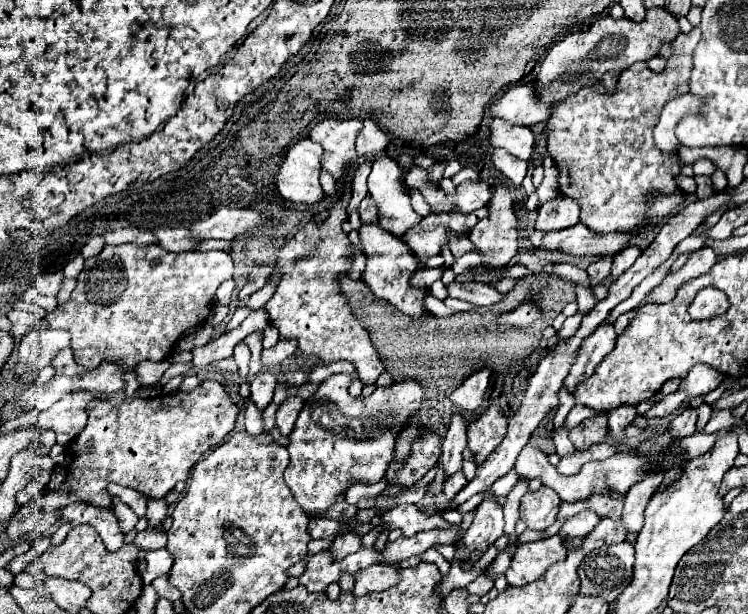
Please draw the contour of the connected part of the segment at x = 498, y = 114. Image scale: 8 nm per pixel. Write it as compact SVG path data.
M519 84L511 86L501 98L491 102L489 110L491 116L521 126L533 126L537 122L545 122L547 114L551 114L547 106L539 106L539 102L535 102L535 96L531 94L529 86L519 86Z

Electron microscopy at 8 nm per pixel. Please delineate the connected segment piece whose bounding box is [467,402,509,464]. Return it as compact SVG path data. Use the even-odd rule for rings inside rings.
M495 402L479 418L469 422L469 448L473 450L477 464L483 462L483 458L487 458L495 446L499 446L503 434L507 432L507 422L507 414Z

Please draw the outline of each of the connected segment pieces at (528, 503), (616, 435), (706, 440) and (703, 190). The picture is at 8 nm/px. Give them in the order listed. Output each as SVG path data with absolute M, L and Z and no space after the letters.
M541 486L537 492L527 492L521 498L521 520L533 530L545 530L553 524L559 502L559 494L547 486Z
M619 406L619 408L609 410L609 436L615 442L623 442L625 440L623 428L627 424L631 424L631 420L635 418L635 414L637 414L635 406Z
M719 430L719 432L713 432L713 434L703 434L703 432L695 432L693 436L685 438L683 440L683 450L687 450L687 456L689 458L697 458L701 454L705 454L707 450L711 450L711 446L725 436L727 430Z
M695 176L696 190L695 194L699 199L705 199L711 194L715 194L713 186L711 186L711 178L709 176Z

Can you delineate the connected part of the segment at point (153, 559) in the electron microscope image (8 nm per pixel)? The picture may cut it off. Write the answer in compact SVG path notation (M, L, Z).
M167 548L147 552L145 560L147 560L147 570L143 572L143 582L145 582L145 584L149 584L155 576L169 574L169 570L171 570L171 566L173 566L173 556L169 554Z

